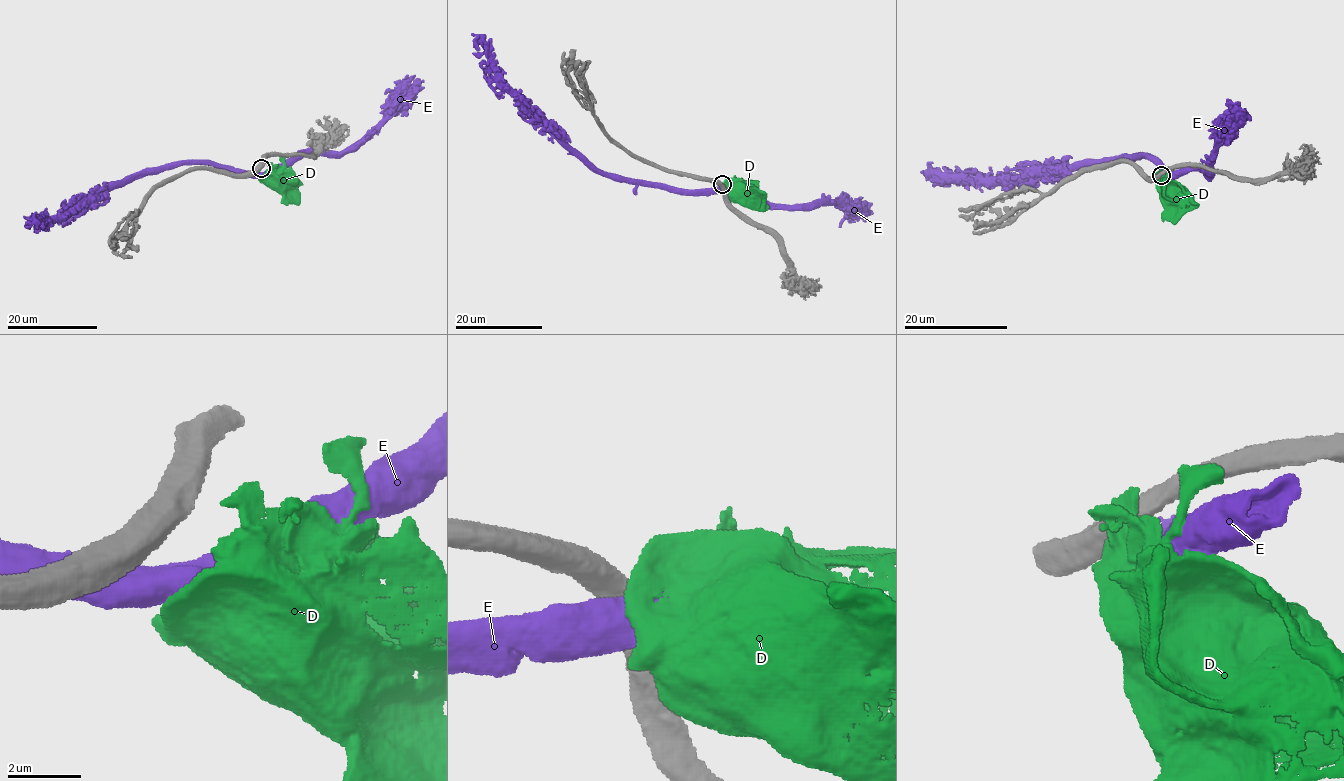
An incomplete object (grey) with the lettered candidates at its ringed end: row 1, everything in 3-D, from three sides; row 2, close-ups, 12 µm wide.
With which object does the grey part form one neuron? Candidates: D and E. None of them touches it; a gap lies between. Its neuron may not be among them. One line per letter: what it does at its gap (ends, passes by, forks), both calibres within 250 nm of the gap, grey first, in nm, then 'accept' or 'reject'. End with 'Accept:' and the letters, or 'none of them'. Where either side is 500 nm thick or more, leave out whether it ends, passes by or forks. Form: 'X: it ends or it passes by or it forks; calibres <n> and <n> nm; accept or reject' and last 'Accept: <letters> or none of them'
D: calibres 500 and 700 nm; accept
E: calibres 500 and 700 nm; reject
Accept: D

